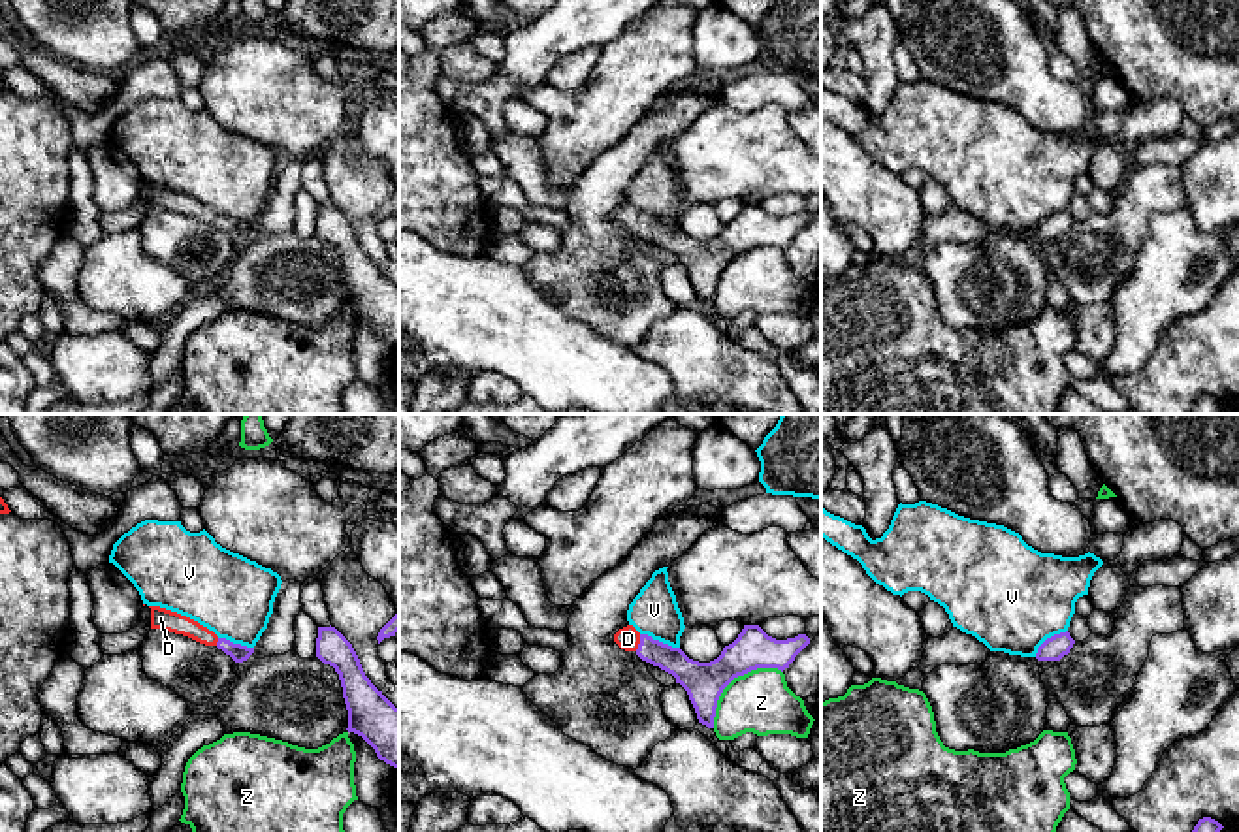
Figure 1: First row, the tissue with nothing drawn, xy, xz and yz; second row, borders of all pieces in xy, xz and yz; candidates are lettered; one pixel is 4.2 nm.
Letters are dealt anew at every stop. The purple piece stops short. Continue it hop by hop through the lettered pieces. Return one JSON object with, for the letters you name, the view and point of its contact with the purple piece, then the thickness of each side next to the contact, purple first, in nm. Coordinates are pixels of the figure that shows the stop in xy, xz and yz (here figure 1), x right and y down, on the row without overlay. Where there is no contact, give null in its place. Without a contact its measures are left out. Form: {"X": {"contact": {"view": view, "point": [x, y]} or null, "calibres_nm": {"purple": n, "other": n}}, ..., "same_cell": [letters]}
{"D": {"contact": {"view": "xz", "point": [641, 221]}, "calibres_nm": {"purple": 120, "other": 100}}, "same_cell": ["D"]}

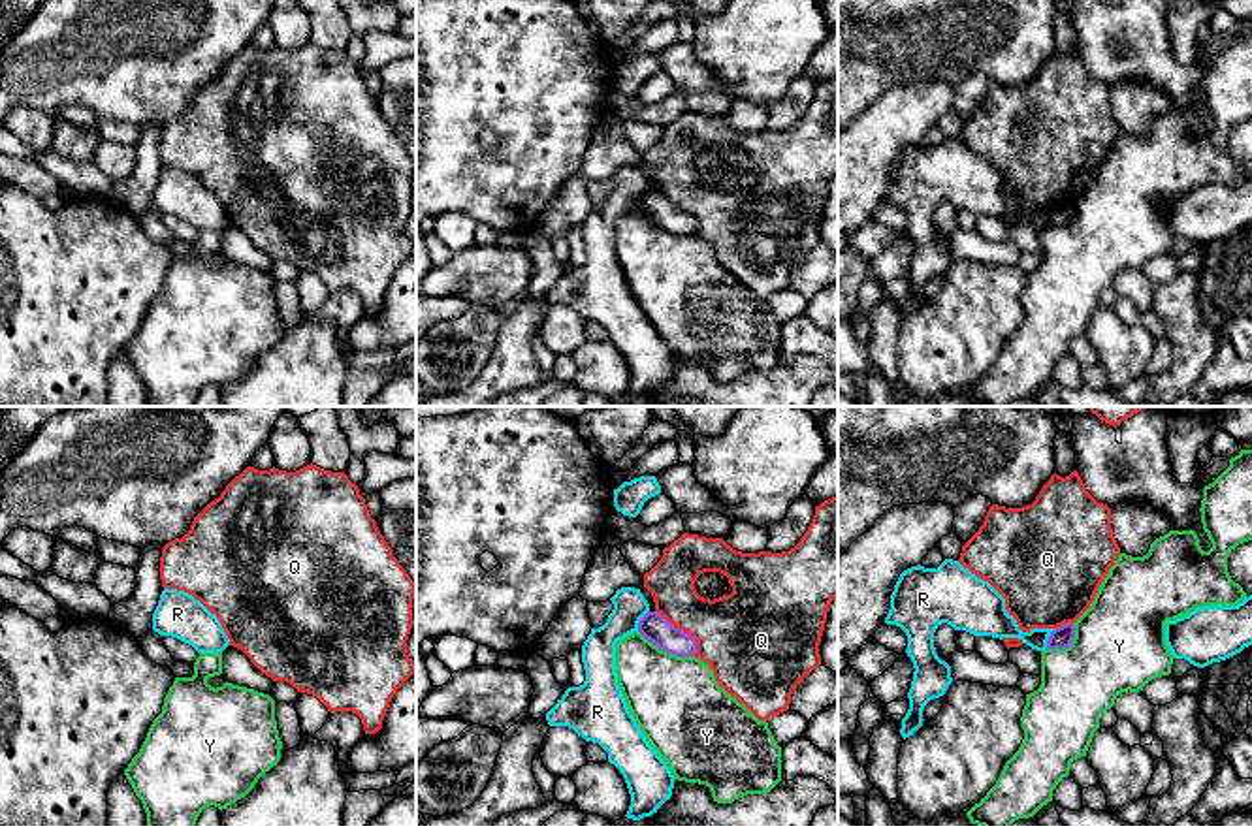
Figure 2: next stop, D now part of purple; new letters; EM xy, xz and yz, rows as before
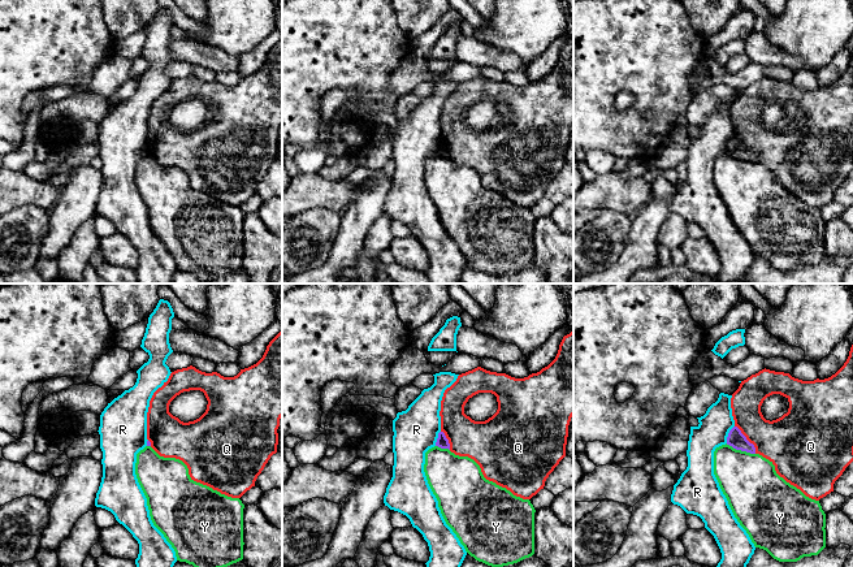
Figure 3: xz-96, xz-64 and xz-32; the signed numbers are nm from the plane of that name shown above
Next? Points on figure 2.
{"same_cell": []}

